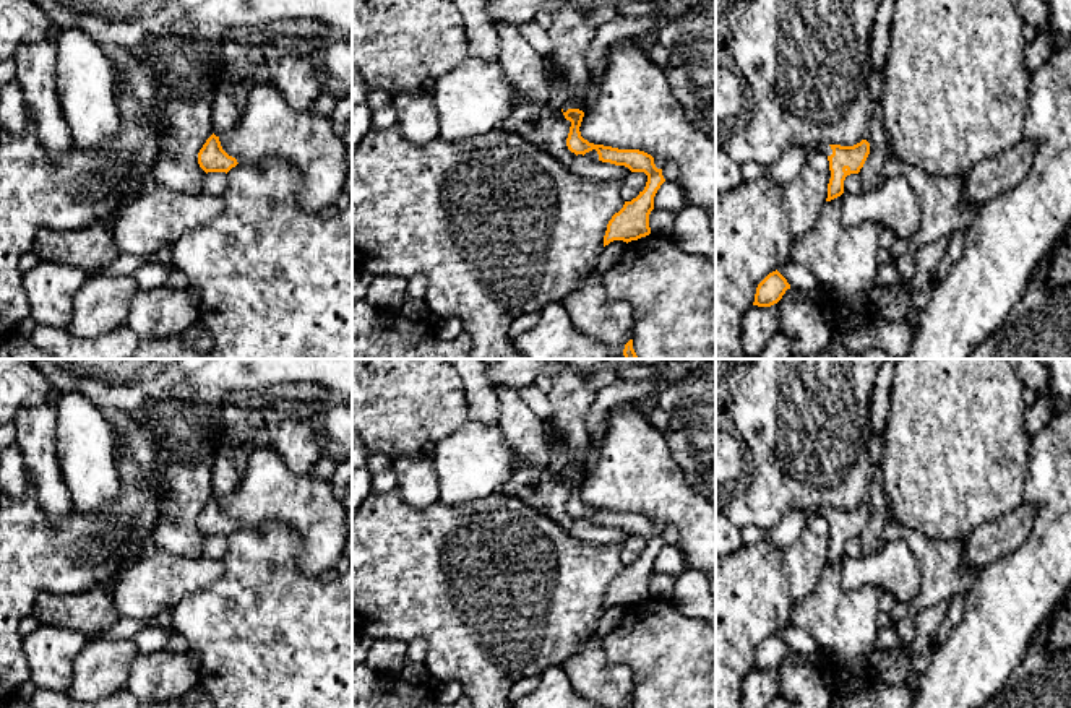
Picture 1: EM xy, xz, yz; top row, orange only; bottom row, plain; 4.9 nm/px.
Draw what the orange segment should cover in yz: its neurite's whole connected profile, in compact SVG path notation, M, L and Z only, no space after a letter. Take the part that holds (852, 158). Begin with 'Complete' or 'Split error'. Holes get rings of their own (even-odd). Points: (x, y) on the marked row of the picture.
Split error. M862 140L854 146L824 145L818 149L811 149L810 154L813 151L821 151L828 156L831 179L828 183L826 201L831 201L844 193L845 177L850 174L858 174L863 167L870 154L870 143L867 140Z

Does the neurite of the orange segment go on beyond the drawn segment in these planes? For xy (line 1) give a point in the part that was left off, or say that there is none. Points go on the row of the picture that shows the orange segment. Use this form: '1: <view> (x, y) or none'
1: none

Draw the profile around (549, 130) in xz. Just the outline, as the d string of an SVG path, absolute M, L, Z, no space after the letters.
M532 106L524 110L513 109L510 117L500 125L501 130L513 132L526 141L534 143L566 167L576 158L566 146L570 127L571 122L565 119L563 112Z

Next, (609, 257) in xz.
M613 240L609 245L605 245L604 250L600 252L600 257L599 257L599 261L597 261L594 273L599 278L602 278L612 266L615 266L618 263L626 245L628 244L623 240Z

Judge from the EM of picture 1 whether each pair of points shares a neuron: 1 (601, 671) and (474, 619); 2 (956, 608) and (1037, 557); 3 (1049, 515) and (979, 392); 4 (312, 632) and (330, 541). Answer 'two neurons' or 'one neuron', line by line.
1: two neurons
2: two neurons
3: two neurons
4: two neurons

